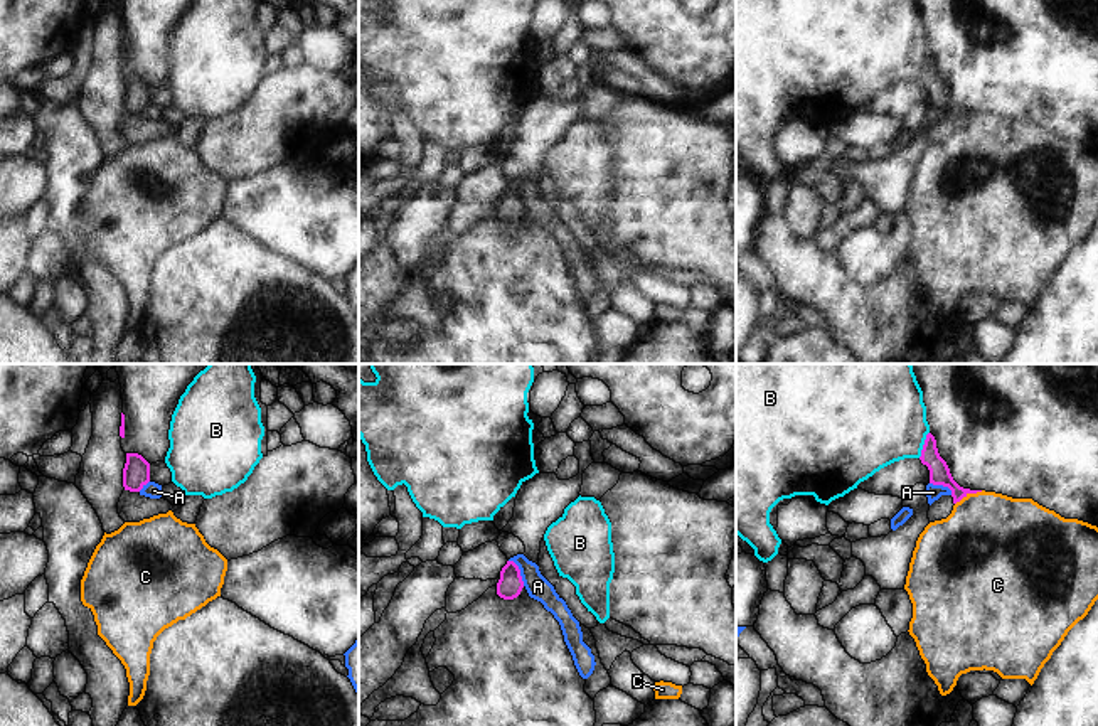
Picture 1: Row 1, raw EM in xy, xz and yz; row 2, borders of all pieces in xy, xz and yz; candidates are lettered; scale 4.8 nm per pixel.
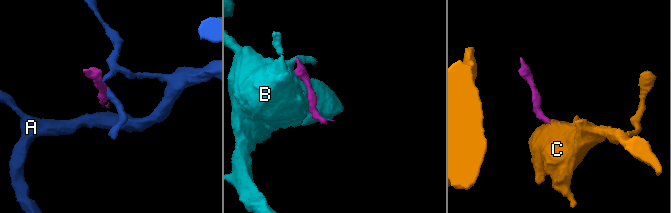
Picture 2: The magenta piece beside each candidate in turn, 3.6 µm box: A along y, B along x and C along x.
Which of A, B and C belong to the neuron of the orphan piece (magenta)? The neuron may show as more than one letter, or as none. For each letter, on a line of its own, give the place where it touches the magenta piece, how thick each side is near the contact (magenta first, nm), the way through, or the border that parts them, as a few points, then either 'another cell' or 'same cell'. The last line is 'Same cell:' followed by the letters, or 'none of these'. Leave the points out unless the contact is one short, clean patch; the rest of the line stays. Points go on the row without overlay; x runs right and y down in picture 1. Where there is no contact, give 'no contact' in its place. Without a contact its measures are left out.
A: meets magenta in xz at (519, 194); 120 nm thick on the magenta side, 110 nm on the other; border along xz (509, 182), (517, 189), (524, 208); another cell
B: meets magenta in yz at (923, 68); 100 nm thick on the magenta side, 420 nm on the other; another cell
C: meets magenta in yz at (969, 115); 100 nm thick on the magenta side, 440 nm on the other; runs through yz (940, 96), (959, 115), (969, 115), (969, 127), (989, 162); same cell
Same cell: C

